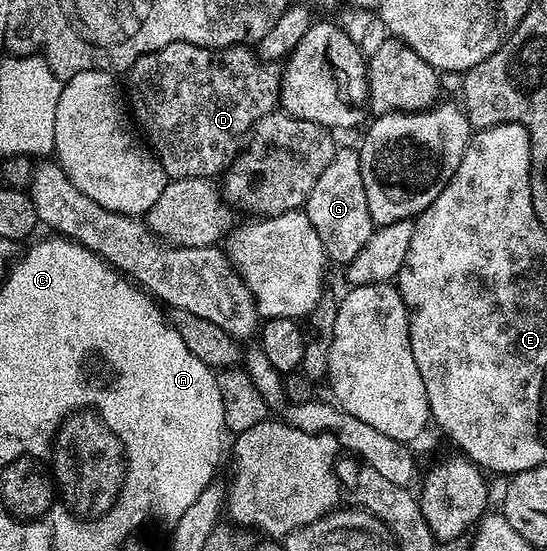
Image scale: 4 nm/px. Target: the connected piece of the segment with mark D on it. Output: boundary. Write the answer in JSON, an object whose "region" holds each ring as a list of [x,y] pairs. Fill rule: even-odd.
{"region":[[[175,42],[138,59],[126,72],[126,102],[143,137],[162,164],[165,175],[169,179],[212,180],[216,173],[217,177],[227,170],[240,153],[242,143],[249,137],[256,121],[273,113],[281,105],[281,71],[275,69],[277,67],[273,63],[261,59],[259,53],[247,45],[212,50],[209,46]]]}

